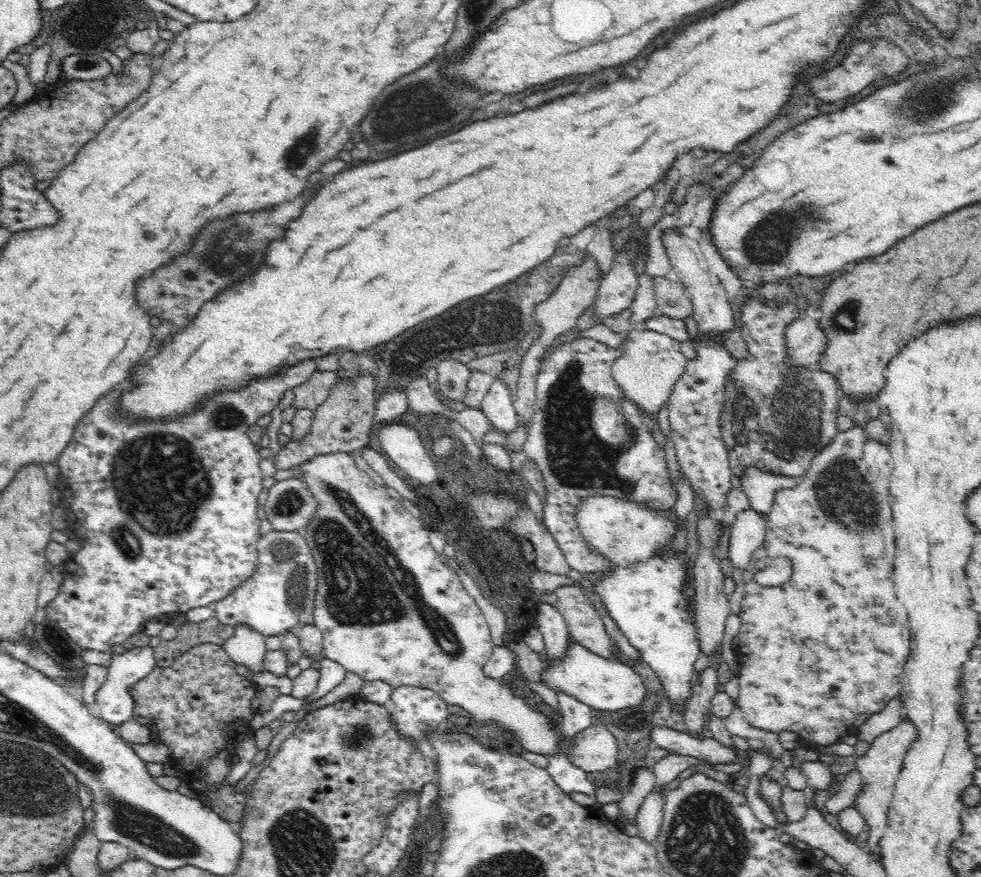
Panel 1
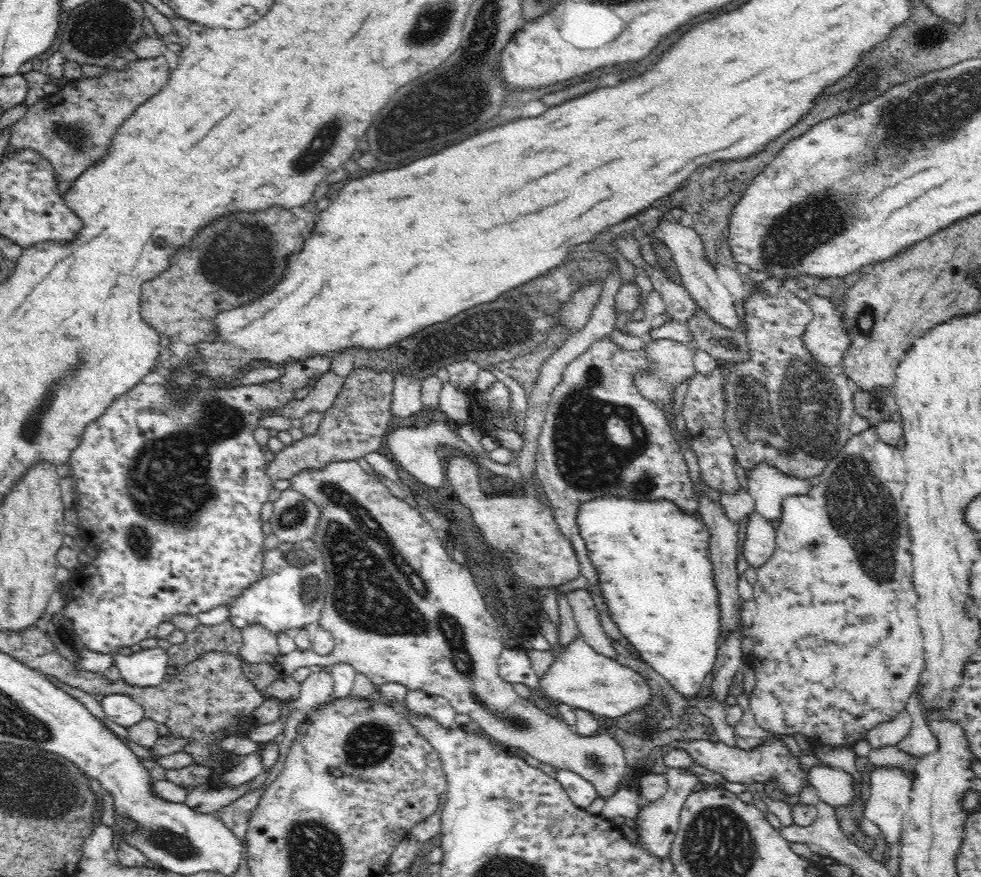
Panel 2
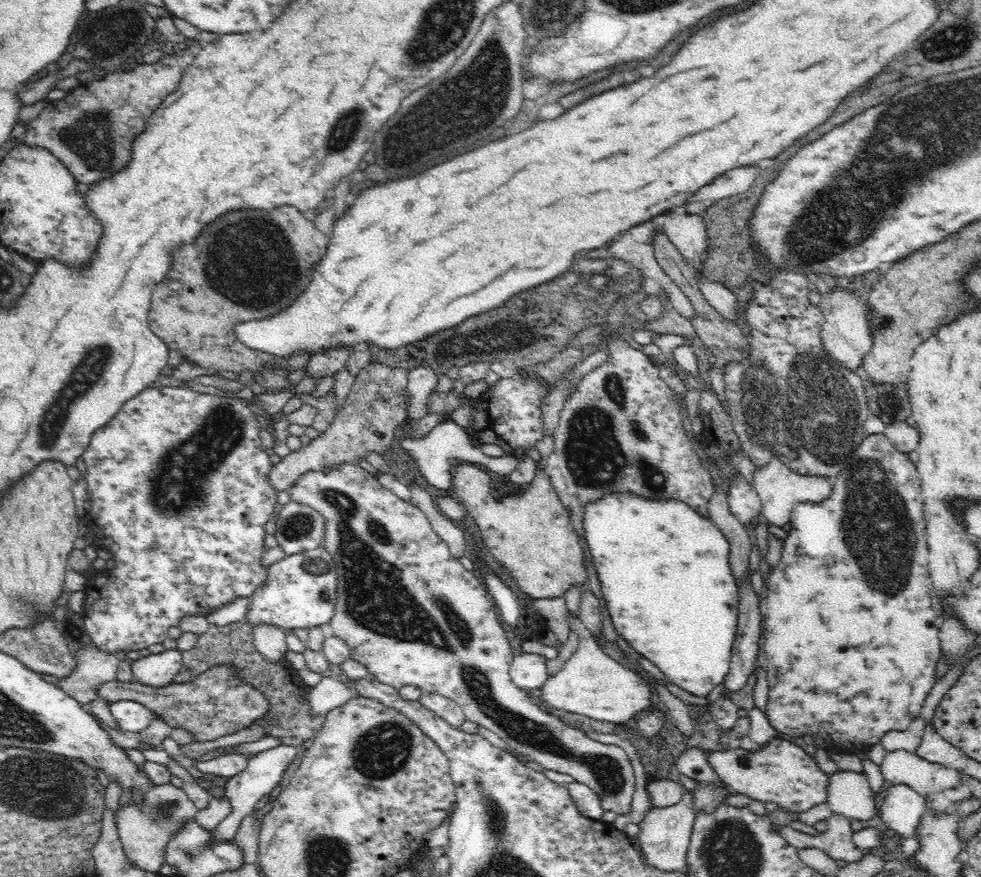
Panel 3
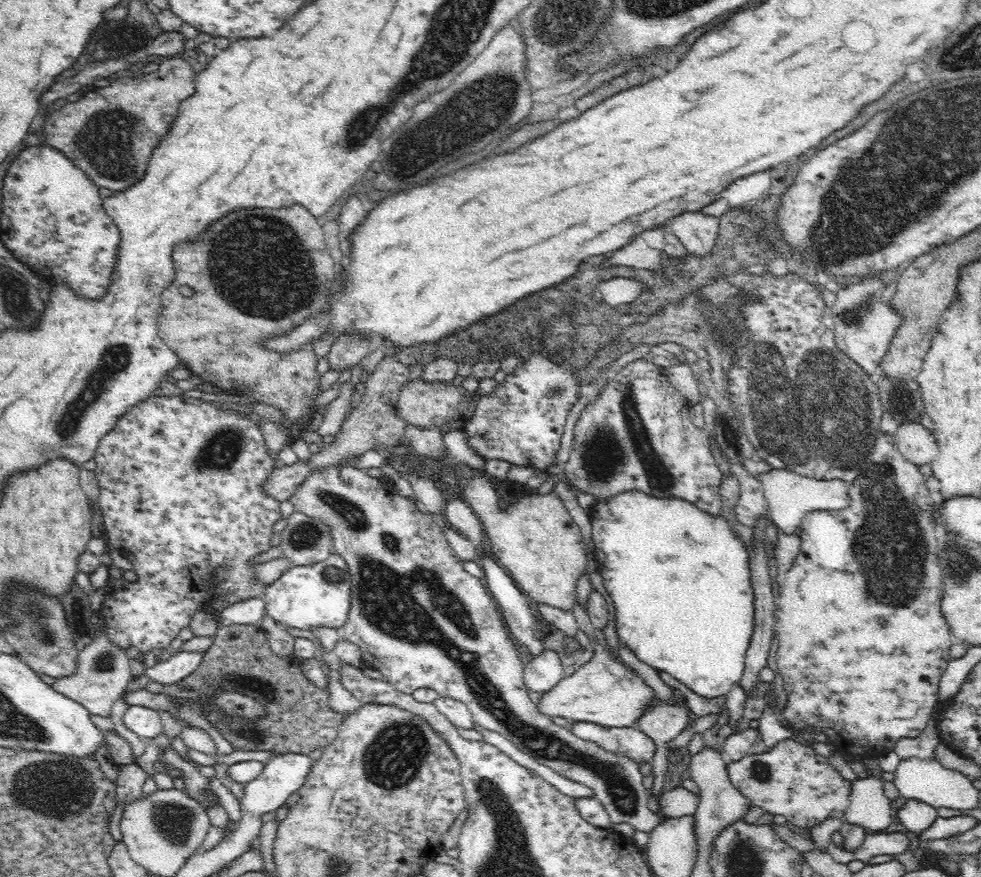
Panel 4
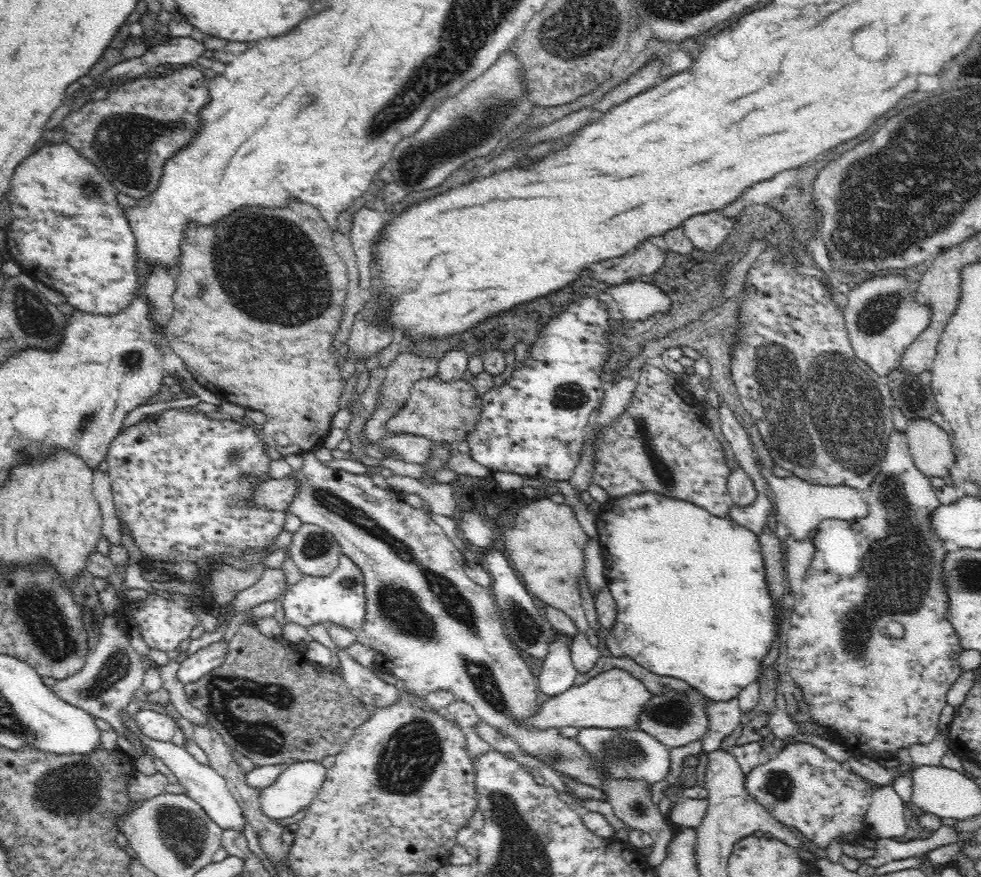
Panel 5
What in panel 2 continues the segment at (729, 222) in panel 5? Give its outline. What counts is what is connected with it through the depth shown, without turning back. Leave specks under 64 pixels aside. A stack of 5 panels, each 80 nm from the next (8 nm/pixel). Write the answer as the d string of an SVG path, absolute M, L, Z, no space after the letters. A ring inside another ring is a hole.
M661 220L657 231L654 234L655 239L661 239L669 248L671 255L674 256L674 262L678 265L685 288L692 295L692 298L718 323L726 328L736 329L740 324L740 318L734 309L734 301L726 287L721 286L716 272L708 268L706 258L704 257L704 246L700 239L700 234L694 227L684 226L677 222Z

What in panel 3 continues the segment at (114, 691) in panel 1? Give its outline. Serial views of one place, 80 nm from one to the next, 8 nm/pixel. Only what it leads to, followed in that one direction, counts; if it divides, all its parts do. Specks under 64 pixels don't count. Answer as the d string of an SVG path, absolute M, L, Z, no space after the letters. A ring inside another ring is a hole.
M166 649L160 654L148 653L132 662L134 676L144 685L164 686L174 680L184 666L183 651ZM132 700L114 702L109 709L120 728L127 732L141 733L156 718L155 712L148 710L143 704L132 702Z

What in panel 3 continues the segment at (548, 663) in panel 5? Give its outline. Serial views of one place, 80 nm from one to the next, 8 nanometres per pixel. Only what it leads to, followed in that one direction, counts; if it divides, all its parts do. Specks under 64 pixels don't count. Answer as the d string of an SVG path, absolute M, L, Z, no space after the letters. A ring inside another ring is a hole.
M527 648L520 656L514 656L510 669L514 684L531 693L539 693L552 676L548 671L548 660L531 648Z

